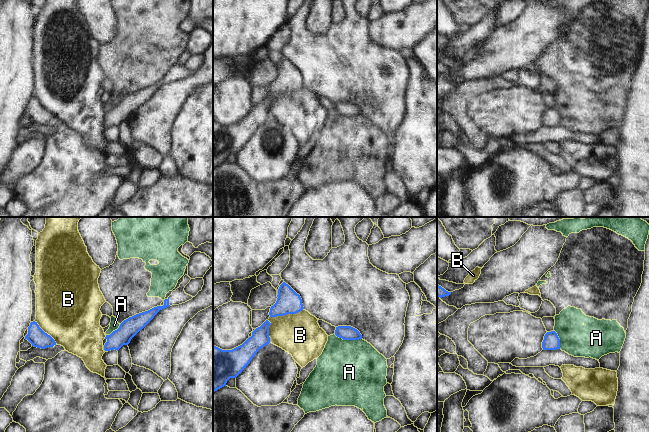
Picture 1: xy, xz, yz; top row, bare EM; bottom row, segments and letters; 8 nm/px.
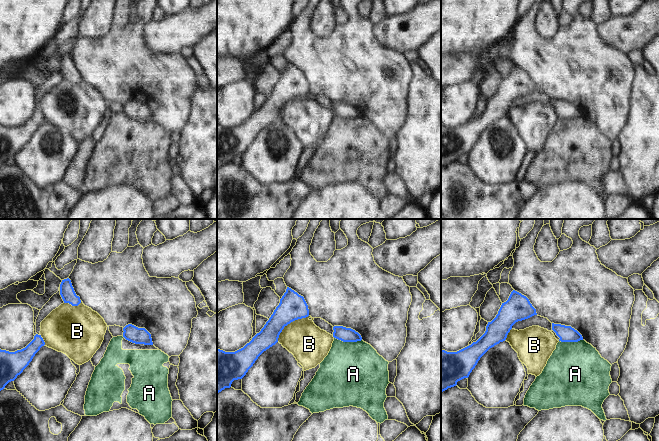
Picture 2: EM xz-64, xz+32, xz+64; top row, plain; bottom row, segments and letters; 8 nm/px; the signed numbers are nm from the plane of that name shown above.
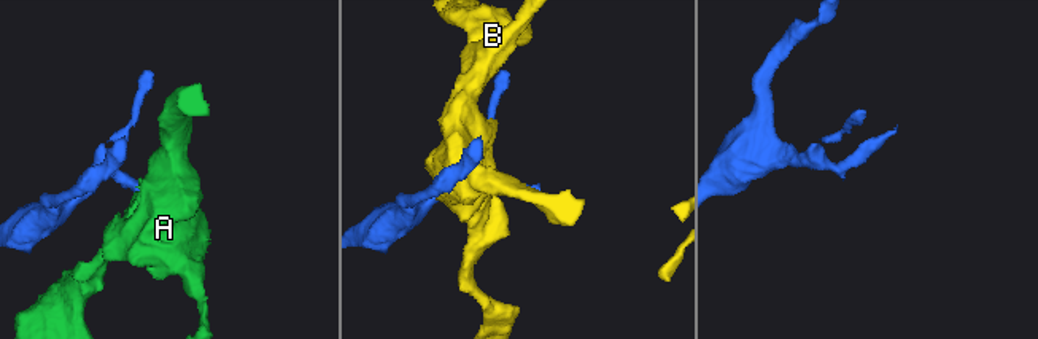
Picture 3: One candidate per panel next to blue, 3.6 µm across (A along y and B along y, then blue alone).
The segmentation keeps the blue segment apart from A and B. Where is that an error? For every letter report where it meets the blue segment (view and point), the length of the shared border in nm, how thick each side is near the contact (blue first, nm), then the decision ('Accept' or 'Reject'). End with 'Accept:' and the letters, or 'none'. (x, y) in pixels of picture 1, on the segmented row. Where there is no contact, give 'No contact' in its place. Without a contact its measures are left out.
A: Touches blue at xz (348, 339). Shared border 220 nm. Thickness 110 nm (blue) against 500 nm. Reject
B: Touches blue at xz (286, 314). Shared border 300 nm. Thickness 190 nm (blue) against 340 nm. Reject
Accept: none.

